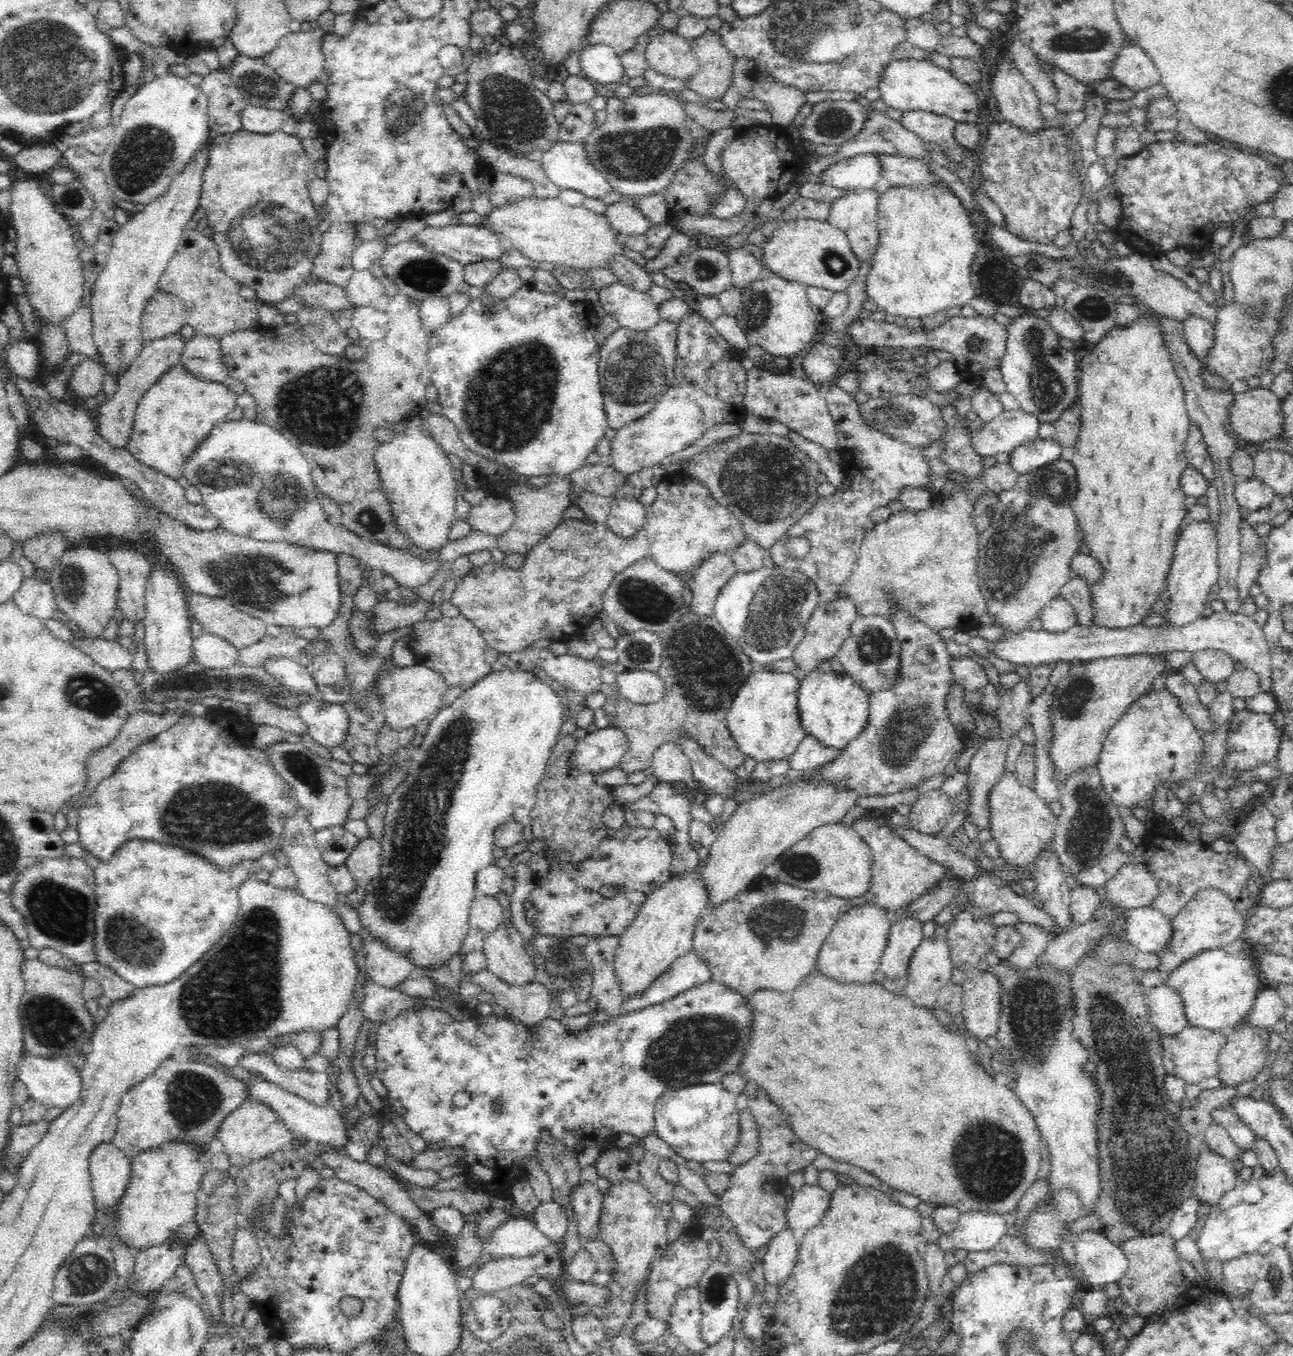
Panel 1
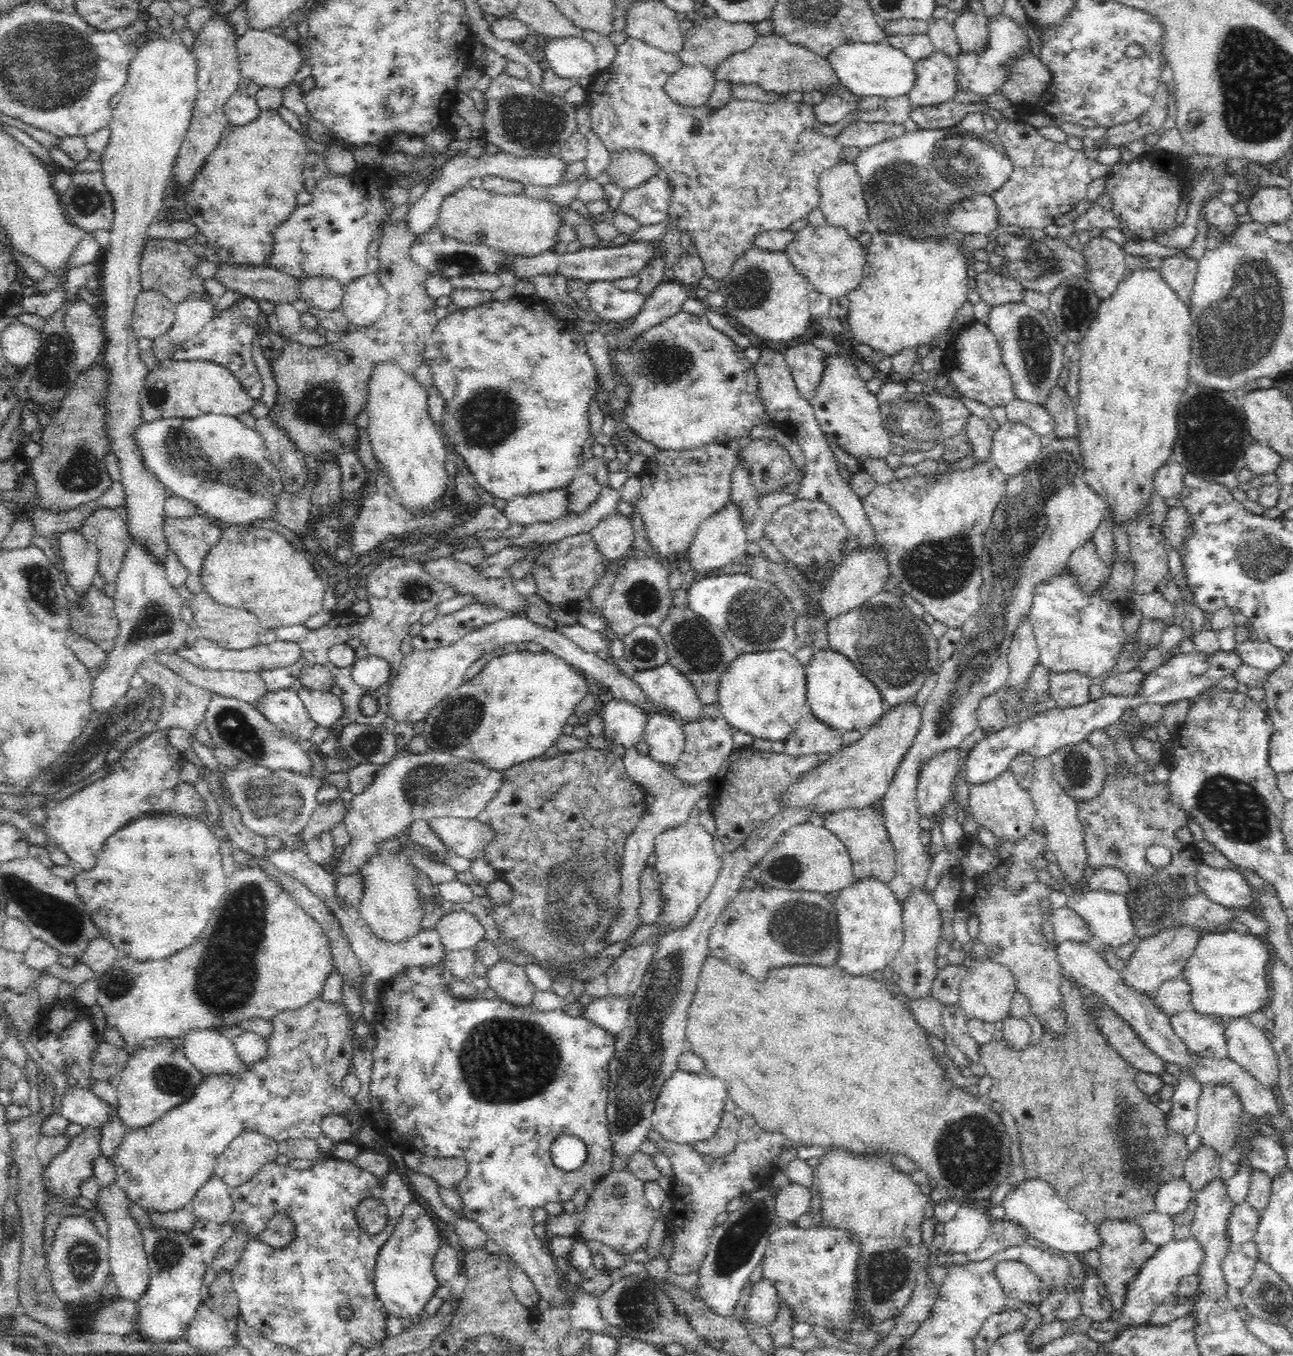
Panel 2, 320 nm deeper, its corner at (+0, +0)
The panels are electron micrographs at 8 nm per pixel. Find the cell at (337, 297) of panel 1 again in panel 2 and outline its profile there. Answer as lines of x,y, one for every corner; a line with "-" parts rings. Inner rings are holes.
218,264
220,274
216,280
243,296
254,299
267,300
278,304
294,304
302,300
302,279
295,277
272,266
242,266
234,267

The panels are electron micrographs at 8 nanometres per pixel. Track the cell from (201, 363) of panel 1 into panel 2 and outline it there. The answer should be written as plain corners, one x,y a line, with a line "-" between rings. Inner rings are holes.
243,296
242,300
234,302
228,308
222,310
218,316
212,318
192,340
188,340
178,348
174,354
174,360
209,360
217,365
228,368
238,379
248,396
259,399
266,389
262,385
258,368
252,359
252,341
256,338
258,328
258,316
262,313
258,302
253,297

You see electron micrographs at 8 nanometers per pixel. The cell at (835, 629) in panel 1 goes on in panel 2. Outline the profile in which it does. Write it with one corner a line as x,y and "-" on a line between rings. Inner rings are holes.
851,544
846,560
831,574
820,592
821,599
818,600
820,614
827,620
833,620
862,608
872,596
883,591
885,578
890,575
889,571
886,557
879,548
861,548

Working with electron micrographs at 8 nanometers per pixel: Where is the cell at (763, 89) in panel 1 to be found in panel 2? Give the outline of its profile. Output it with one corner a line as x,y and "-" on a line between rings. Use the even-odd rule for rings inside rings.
773,33
768,36
757,36
752,47
730,56
726,62
718,66
716,71
717,82
729,83
731,86
754,85
764,92
778,94
780,97
792,92
803,93
812,92
812,90
826,96
831,95
836,88
844,88
828,59
816,56
797,44
790,44

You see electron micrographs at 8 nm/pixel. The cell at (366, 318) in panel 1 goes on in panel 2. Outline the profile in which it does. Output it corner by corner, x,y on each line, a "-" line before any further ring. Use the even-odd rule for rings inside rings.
367,272
346,285
341,309
358,327
370,326
385,311
388,293
382,288
377,273

